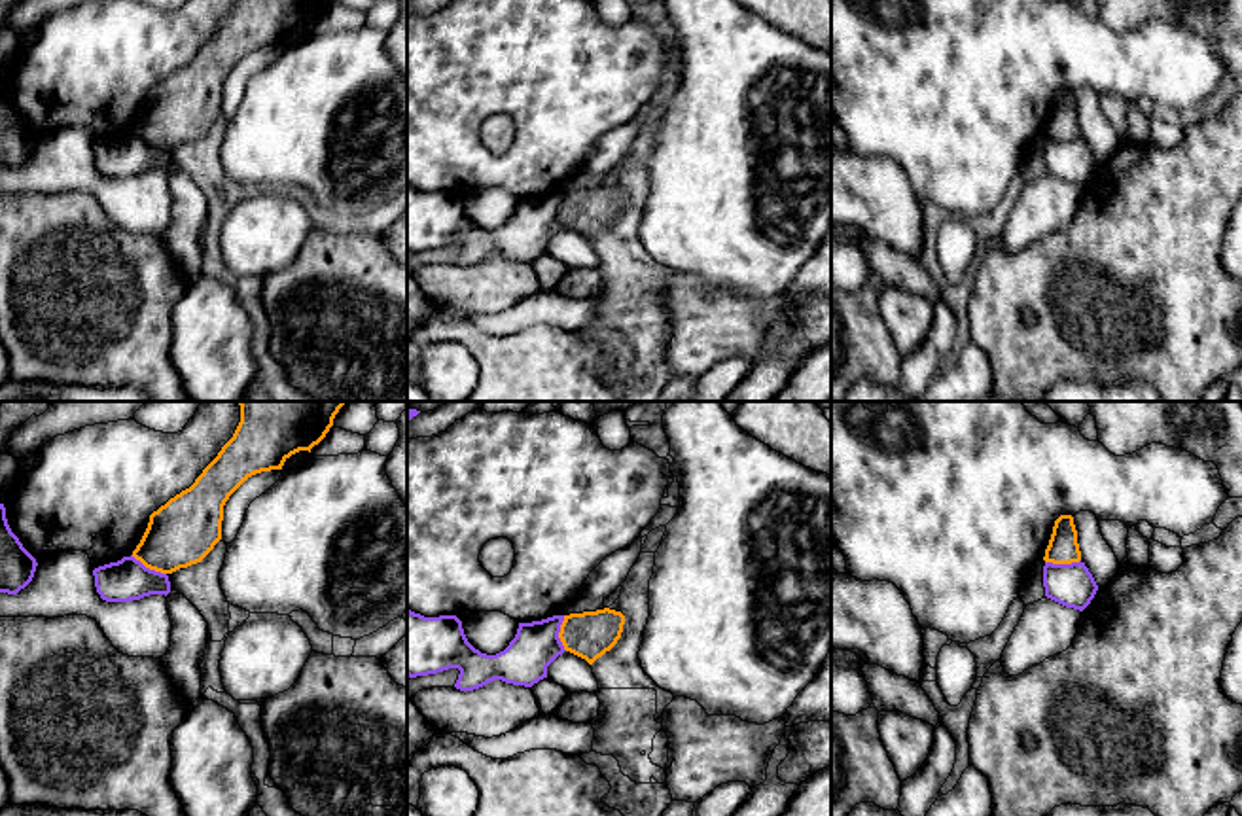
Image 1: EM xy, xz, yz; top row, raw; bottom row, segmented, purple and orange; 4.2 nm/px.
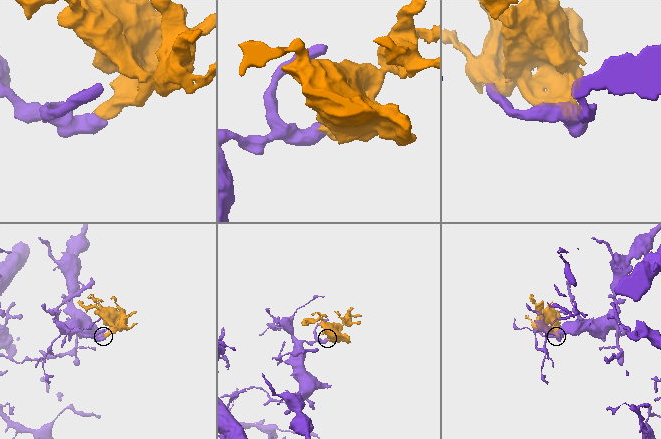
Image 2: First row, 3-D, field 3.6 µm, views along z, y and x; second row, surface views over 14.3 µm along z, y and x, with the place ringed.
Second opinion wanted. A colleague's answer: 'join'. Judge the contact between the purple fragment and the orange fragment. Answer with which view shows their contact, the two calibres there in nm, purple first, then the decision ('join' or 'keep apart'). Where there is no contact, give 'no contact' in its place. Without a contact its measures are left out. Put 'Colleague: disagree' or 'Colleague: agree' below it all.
xz | 200/200 nm | keep apart
Colleague: disagree

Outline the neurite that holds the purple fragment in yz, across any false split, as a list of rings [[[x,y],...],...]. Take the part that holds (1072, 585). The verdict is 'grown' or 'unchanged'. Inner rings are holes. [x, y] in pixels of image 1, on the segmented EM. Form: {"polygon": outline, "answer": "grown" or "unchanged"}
{"polygon": [[[1085,562],[1053,564],[1043,566],[1045,596],[1066,606],[1083,612],[1094,598],[1098,585],[1085,566]]], "answer": "unchanged"}

